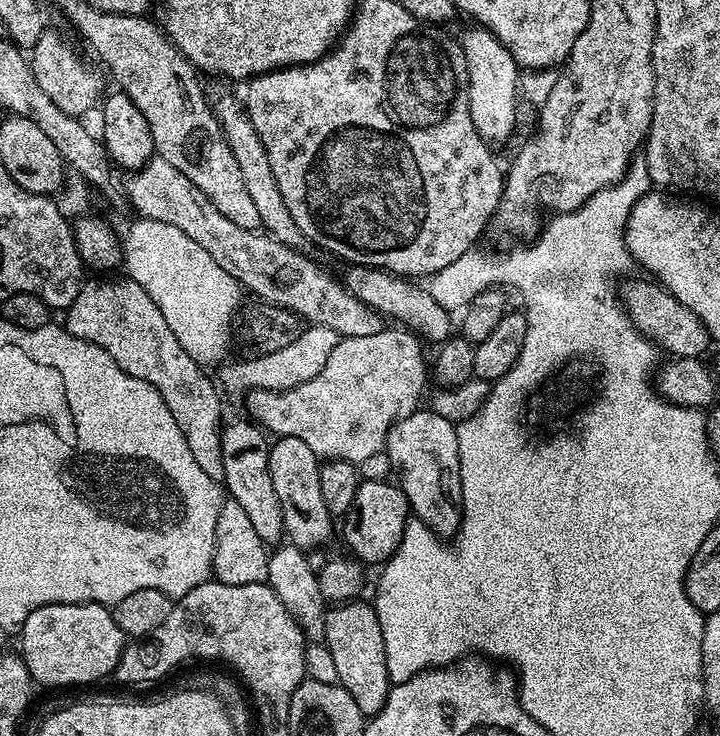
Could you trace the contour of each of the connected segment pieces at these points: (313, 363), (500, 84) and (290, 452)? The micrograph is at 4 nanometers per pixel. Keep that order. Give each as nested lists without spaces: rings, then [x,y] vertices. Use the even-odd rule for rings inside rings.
[[[305,327],[298,339],[290,342],[290,346],[286,346],[283,350],[274,350],[274,354],[265,356],[244,358],[248,360],[240,360],[237,364],[225,363],[219,369],[219,371],[221,370],[220,378],[218,377],[219,383],[225,393],[228,391],[247,394],[254,388],[281,392],[287,388],[293,388],[320,373],[322,366],[326,366],[326,358],[330,358],[330,350],[334,350],[334,346],[338,346],[340,340],[341,336],[329,328]]]
[[[471,26],[458,36],[460,48],[464,51],[466,58],[466,70],[468,71],[468,101],[470,102],[470,116],[474,118],[474,128],[478,130],[480,137],[493,149],[500,147],[512,136],[516,128],[516,92],[518,96],[518,85],[522,80],[522,69],[514,62],[510,50],[498,42],[496,35],[489,28]]]
[[[281,436],[270,447],[270,478],[274,478],[274,490],[278,493],[278,506],[282,506],[282,522],[284,523],[284,536],[287,543],[295,548],[309,550],[308,548],[320,548],[332,536],[332,524],[334,517],[330,510],[326,510],[326,502],[322,502],[322,485],[318,474],[322,460],[302,442],[302,438],[290,438]]]

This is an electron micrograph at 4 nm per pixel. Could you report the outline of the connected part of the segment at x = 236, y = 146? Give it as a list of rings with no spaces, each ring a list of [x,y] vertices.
[[[222,96],[217,101],[215,100],[214,111],[220,120],[227,144],[234,151],[234,158],[237,159],[239,168],[242,170],[246,190],[249,191],[250,198],[254,200],[254,206],[257,207],[261,227],[284,245],[305,251],[309,247],[310,241],[302,234],[302,230],[299,230],[298,224],[294,222],[290,210],[286,207],[286,202],[282,199],[279,175],[271,169],[269,155],[266,154],[262,140],[258,138],[257,131],[254,130],[243,103],[241,101],[239,103],[232,96]]]

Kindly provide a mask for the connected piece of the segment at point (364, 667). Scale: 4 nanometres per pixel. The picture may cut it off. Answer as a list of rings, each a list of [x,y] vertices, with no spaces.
[[[357,598],[346,604],[329,607],[324,613],[323,645],[334,658],[339,684],[354,698],[365,718],[376,716],[386,706],[390,681],[386,670],[386,646],[382,626],[371,603],[363,604]]]

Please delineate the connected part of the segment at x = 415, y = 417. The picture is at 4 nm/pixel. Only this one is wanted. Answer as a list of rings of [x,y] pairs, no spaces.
[[[417,410],[402,418],[388,432],[386,457],[396,467],[400,489],[406,494],[411,515],[441,538],[455,537],[460,531],[462,511],[462,482],[460,481],[460,459],[458,458],[458,434],[456,424],[442,418],[431,410]]]

